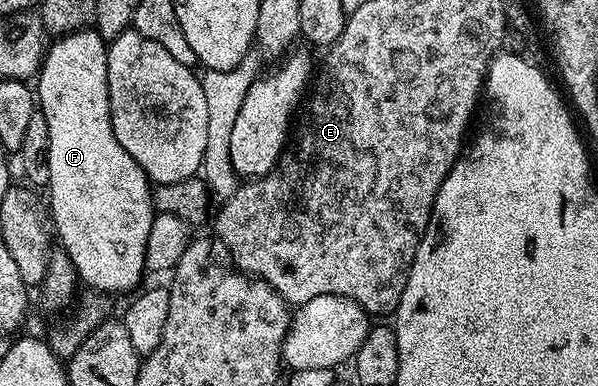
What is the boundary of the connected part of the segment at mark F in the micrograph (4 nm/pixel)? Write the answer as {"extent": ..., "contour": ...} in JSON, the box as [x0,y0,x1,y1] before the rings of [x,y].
{"extent":[35,29,154,293],"contour":[[[86,29],[84,31],[72,31],[70,35],[62,35],[56,41],[48,44],[45,52],[45,60],[41,62],[41,70],[37,72],[35,76],[35,99],[39,104],[39,110],[47,117],[47,130],[51,132],[51,145],[49,146],[49,186],[47,188],[47,194],[49,194],[49,203],[47,199],[47,207],[51,212],[51,227],[57,235],[61,238],[60,246],[63,248],[66,255],[69,256],[69,260],[73,263],[73,270],[77,272],[78,280],[86,288],[94,291],[100,291],[102,293],[114,293],[113,291],[129,291],[133,293],[142,286],[141,274],[146,274],[147,268],[145,265],[145,254],[147,253],[147,233],[151,233],[151,225],[153,224],[154,210],[153,210],[153,187],[151,186],[151,180],[143,173],[143,169],[139,165],[139,161],[135,161],[135,157],[131,157],[131,153],[127,153],[127,149],[123,149],[123,145],[119,145],[119,141],[115,137],[113,132],[113,126],[111,125],[111,117],[109,116],[109,90],[107,89],[107,43],[106,40],[101,38],[101,35],[96,29]]]}

